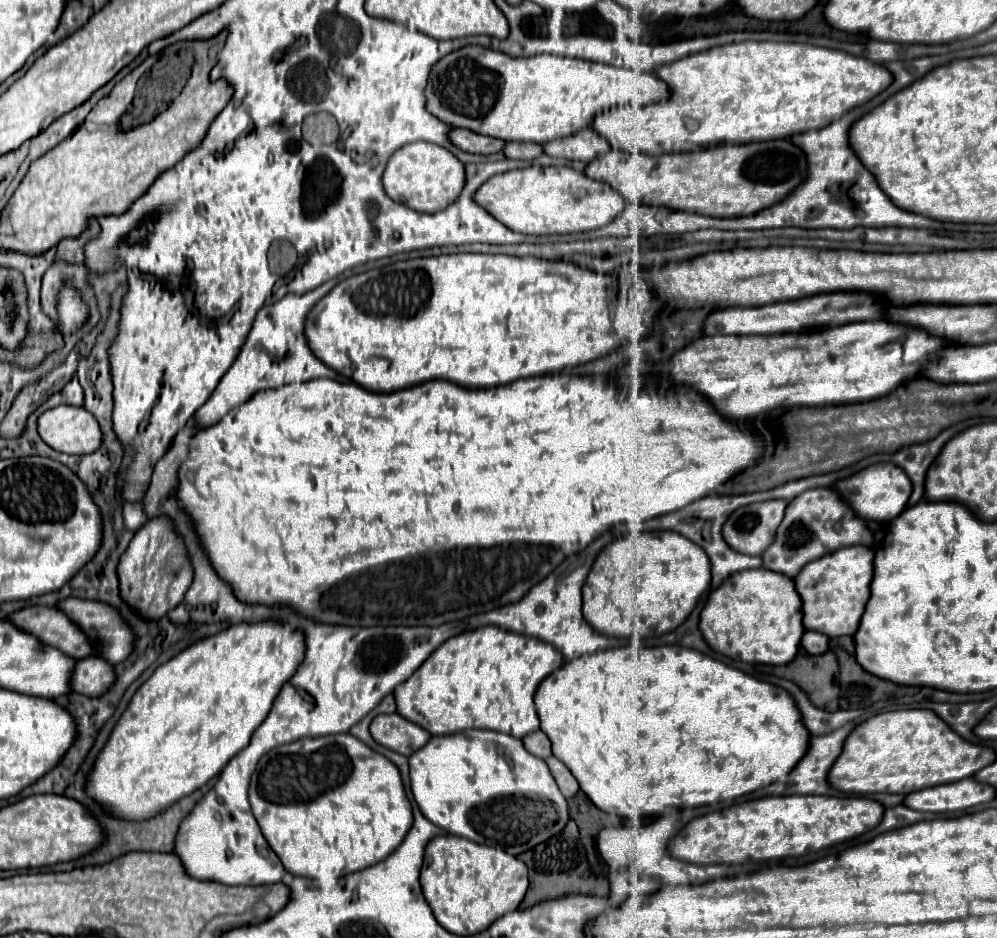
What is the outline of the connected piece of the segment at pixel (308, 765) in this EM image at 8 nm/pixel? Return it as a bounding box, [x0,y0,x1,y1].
[249,734,413,880]

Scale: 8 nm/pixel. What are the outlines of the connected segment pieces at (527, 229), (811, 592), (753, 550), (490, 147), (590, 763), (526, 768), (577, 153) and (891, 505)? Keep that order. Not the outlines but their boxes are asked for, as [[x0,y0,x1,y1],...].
[[475,166,627,234],[795,546,873,636],[723,500,785,556],[451,128,505,154],[535,644,811,820],[409,730,569,856],[543,128,611,162],[835,462,911,522]]

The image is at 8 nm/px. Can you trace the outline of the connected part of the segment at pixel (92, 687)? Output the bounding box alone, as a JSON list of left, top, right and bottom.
[71,656,113,696]

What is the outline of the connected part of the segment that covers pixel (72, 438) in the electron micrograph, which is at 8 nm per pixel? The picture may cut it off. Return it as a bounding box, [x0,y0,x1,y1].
[39,406,101,454]

